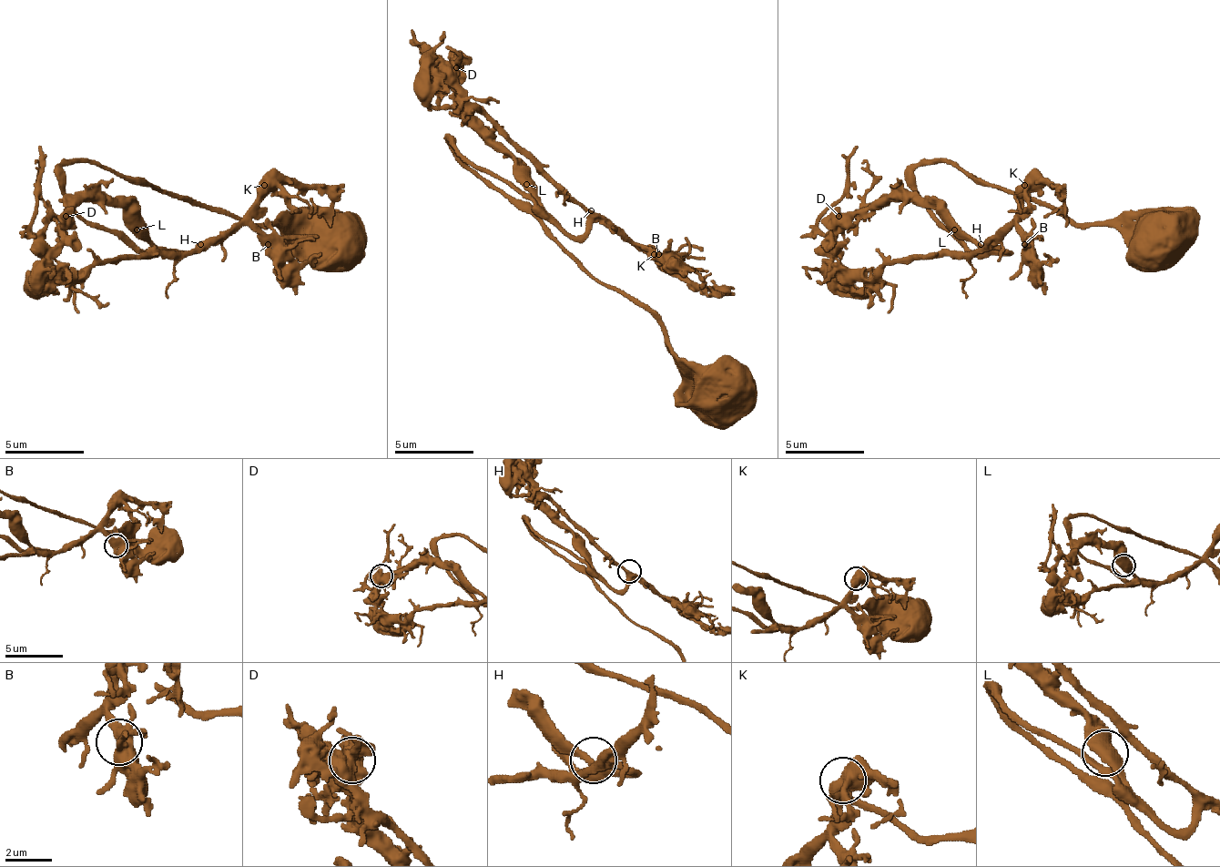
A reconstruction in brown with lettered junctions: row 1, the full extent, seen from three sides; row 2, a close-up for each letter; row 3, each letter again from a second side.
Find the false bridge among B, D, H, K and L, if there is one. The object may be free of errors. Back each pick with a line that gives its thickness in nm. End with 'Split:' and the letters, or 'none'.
Split: none

